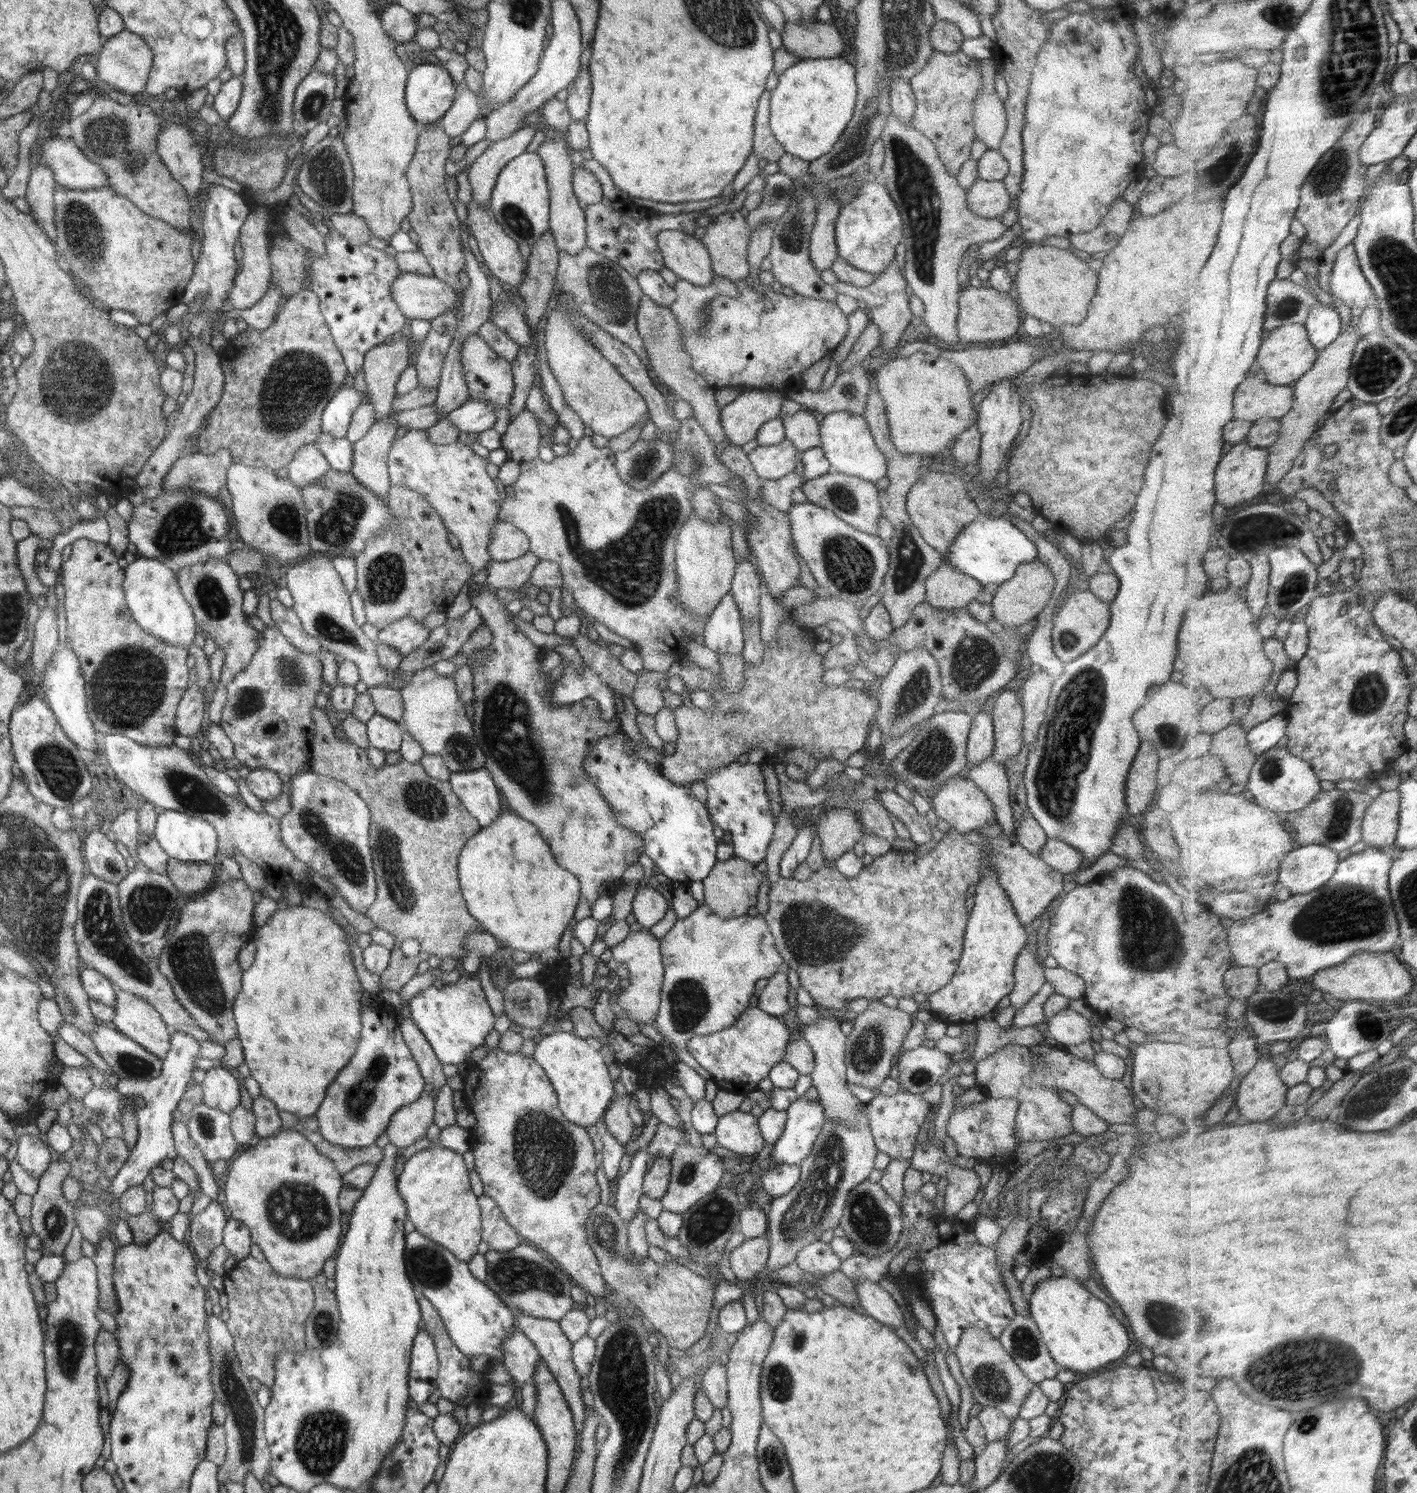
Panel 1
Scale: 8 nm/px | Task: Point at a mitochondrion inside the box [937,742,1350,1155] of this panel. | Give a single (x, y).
(1151, 940)

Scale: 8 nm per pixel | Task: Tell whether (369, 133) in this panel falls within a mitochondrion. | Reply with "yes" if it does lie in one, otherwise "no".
no

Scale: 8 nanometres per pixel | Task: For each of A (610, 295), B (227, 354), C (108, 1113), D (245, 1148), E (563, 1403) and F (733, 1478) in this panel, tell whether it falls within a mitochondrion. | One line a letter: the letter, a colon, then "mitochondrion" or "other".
A: mitochondrion
B: other
C: other
D: other
E: other
F: other

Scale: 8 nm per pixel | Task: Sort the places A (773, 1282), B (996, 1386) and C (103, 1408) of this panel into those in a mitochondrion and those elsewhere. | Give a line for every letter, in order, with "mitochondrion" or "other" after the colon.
A: other
B: mitochondrion
C: other

